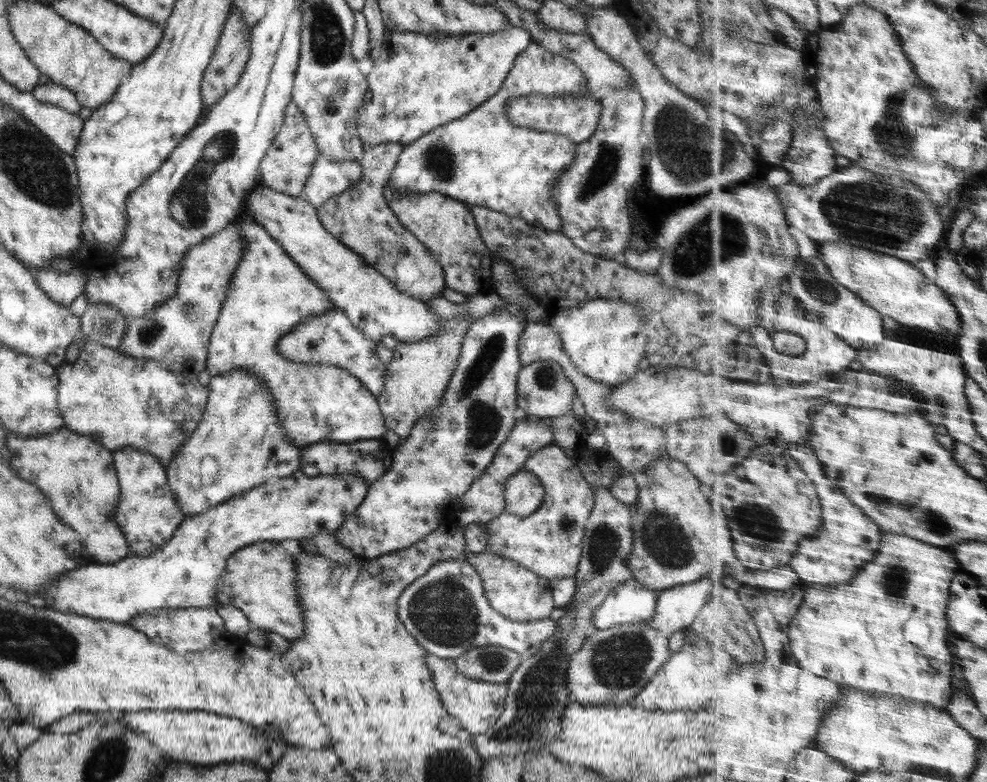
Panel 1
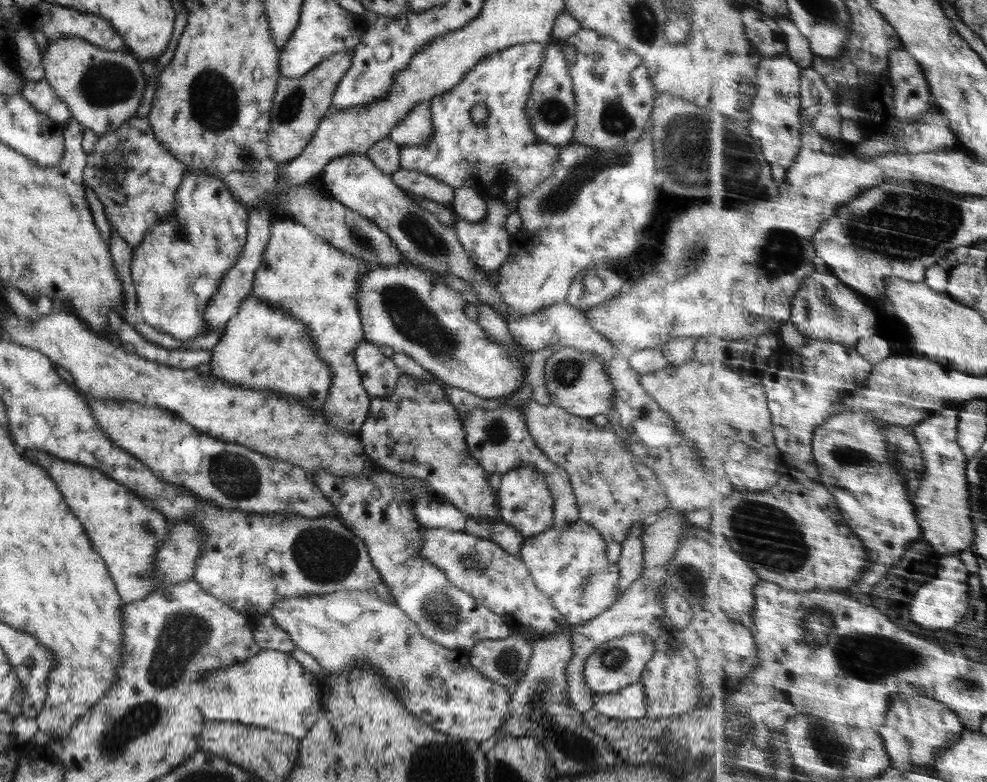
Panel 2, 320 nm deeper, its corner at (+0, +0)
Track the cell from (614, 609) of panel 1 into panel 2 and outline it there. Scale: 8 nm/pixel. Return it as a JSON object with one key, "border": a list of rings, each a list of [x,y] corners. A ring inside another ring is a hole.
{"border":[[[579,519],[567,528],[559,530],[551,524],[544,532],[525,537],[519,556],[536,588],[565,617],[567,623],[584,623],[608,609],[621,596],[616,587],[618,568],[605,560],[605,541]]]}

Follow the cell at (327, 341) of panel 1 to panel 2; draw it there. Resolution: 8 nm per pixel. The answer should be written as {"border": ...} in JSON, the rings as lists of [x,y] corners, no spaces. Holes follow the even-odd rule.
{"border":[[[361,340],[352,351],[361,384],[370,398],[389,396],[399,375],[399,369],[393,365],[391,358],[385,357],[380,349],[370,342]]]}

